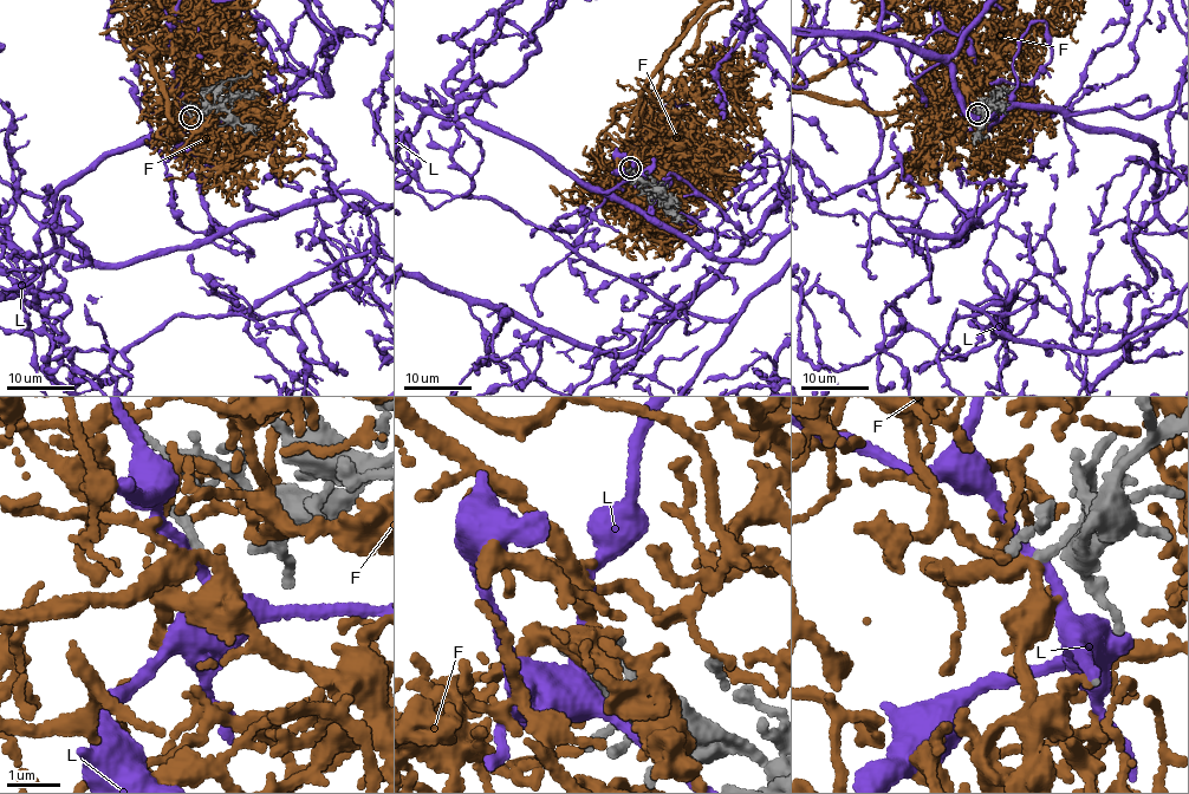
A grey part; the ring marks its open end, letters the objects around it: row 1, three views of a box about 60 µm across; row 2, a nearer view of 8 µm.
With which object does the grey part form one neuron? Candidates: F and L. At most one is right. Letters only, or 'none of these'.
F

